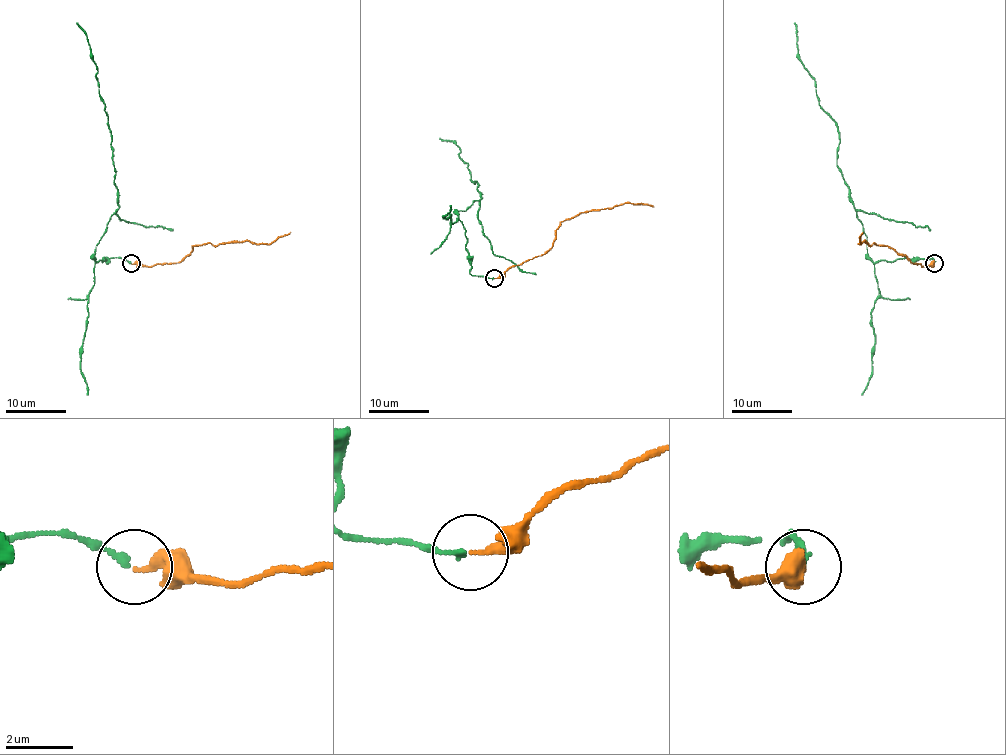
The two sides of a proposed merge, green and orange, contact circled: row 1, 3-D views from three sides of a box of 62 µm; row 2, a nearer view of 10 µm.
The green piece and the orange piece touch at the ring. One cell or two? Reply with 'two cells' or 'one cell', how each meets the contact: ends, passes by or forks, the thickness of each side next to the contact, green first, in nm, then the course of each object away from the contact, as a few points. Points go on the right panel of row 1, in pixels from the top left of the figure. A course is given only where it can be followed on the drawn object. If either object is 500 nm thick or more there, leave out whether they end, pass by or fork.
two cells | green ends | orange ends | 160/200 nm | green via (934, 264), (932, 258), (874, 262), (868, 256), (836, 163), (839, 132), (799, 55), (794, 22) | orange via (934, 264), (923, 267), (886, 246), (874, 243), (871, 246), (865, 241), (859, 244), (863, 232)

